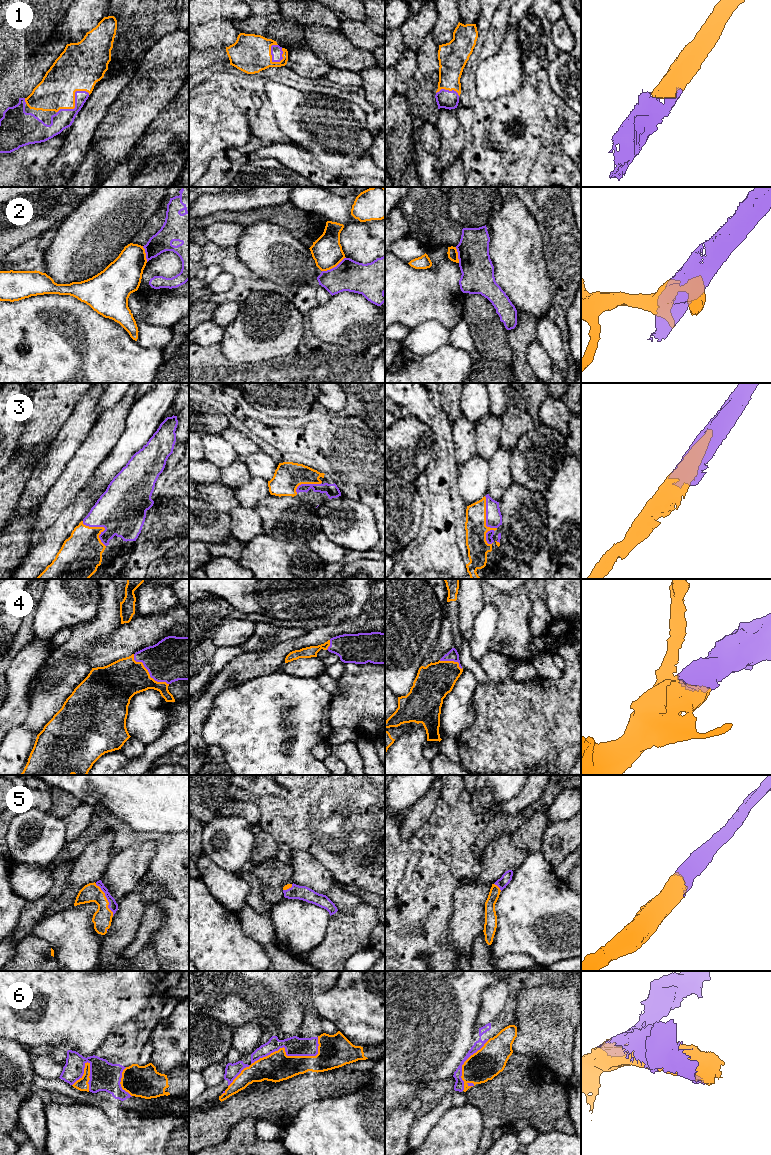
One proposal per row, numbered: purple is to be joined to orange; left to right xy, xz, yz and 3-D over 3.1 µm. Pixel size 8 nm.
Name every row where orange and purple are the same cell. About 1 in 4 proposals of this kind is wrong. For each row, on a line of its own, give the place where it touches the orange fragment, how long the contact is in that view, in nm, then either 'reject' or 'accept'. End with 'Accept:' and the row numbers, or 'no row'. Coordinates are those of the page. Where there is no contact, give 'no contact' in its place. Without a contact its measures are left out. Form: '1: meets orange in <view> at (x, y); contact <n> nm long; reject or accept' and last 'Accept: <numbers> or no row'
1: meets orange in xy at (74, 101); contact 300 nm long; accept
2: meets orange in xz at (333, 267); contact 220 nm long; reject
3: meets orange in yz at (485, 522); contact 400 nm long; accept
4: meets orange in xy at (148, 672); contact 380 nm long; accept
5: meets orange in xy at (106, 899); contact 300 nm long; accept
6: meets orange in xz at (281, 1048); contact 850 nm long; accept
Accept: 1, 3, 4, 5, 6

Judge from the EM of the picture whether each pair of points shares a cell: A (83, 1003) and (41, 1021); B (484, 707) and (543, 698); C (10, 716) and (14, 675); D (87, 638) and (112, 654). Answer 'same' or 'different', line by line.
A: same
B: same
C: same
D: different

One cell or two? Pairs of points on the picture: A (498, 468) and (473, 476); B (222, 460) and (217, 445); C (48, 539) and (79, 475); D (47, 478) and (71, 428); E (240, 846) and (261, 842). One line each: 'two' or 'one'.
A: two
B: one
C: two
D: one
E: two

